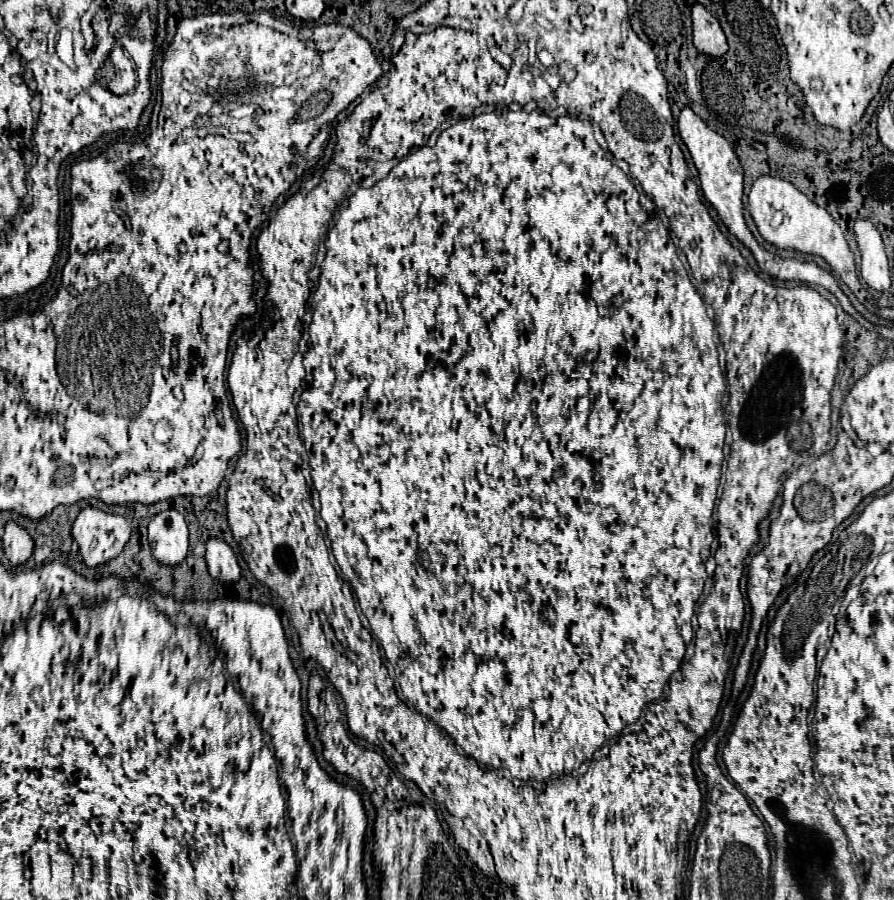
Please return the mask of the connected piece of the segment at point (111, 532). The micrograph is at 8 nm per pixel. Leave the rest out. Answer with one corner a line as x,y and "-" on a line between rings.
84,507
72,525
72,537
88,567
98,567
118,557
130,533
132,527
122,515
110,515
96,507

